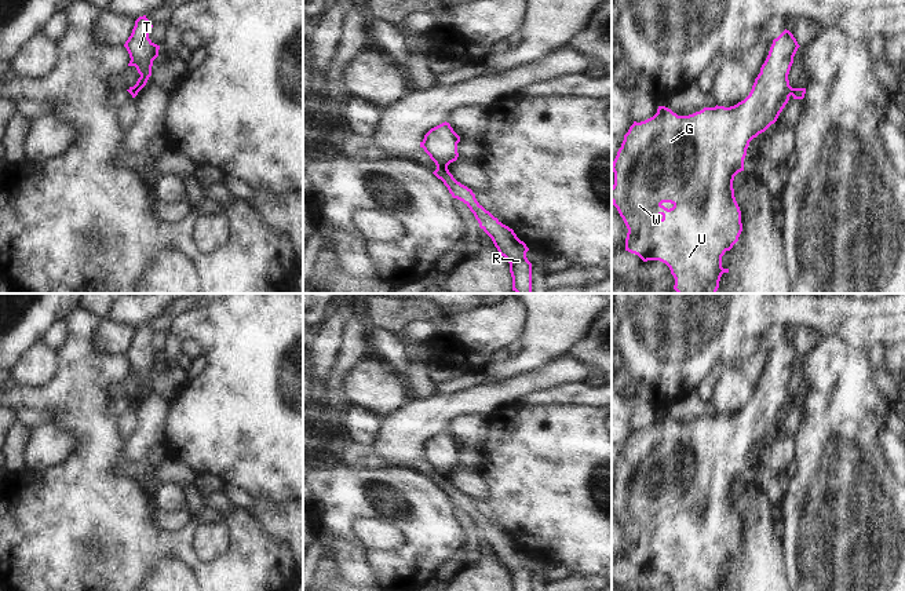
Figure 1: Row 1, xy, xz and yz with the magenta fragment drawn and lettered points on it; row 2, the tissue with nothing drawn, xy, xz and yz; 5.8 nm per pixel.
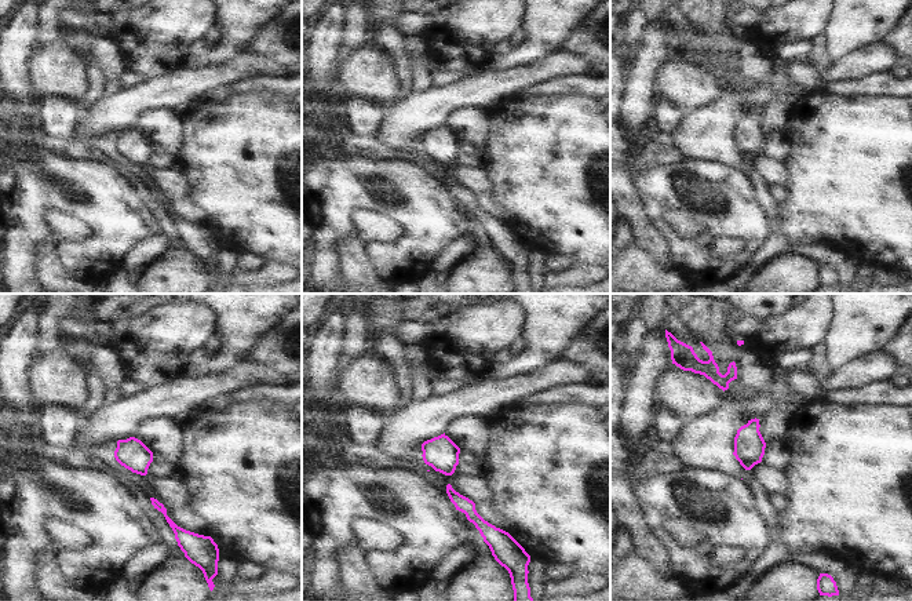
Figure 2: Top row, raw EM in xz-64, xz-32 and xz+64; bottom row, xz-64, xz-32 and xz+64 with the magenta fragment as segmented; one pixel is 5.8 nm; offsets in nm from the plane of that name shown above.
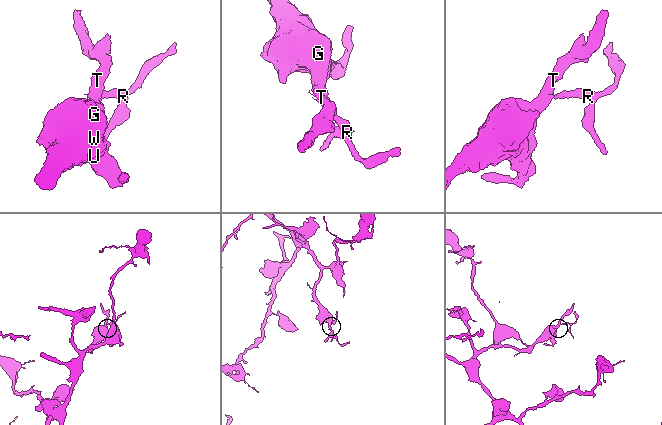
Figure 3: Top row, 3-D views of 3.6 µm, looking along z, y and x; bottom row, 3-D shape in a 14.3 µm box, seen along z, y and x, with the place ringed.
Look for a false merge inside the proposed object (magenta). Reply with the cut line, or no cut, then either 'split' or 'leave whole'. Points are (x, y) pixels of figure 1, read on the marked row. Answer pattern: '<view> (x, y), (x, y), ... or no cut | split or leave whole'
xz (430, 156), (446, 167) | split

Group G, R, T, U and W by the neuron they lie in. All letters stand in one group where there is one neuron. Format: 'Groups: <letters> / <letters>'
Groups: G T U W / R

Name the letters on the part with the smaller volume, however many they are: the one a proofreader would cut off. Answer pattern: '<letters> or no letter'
R

